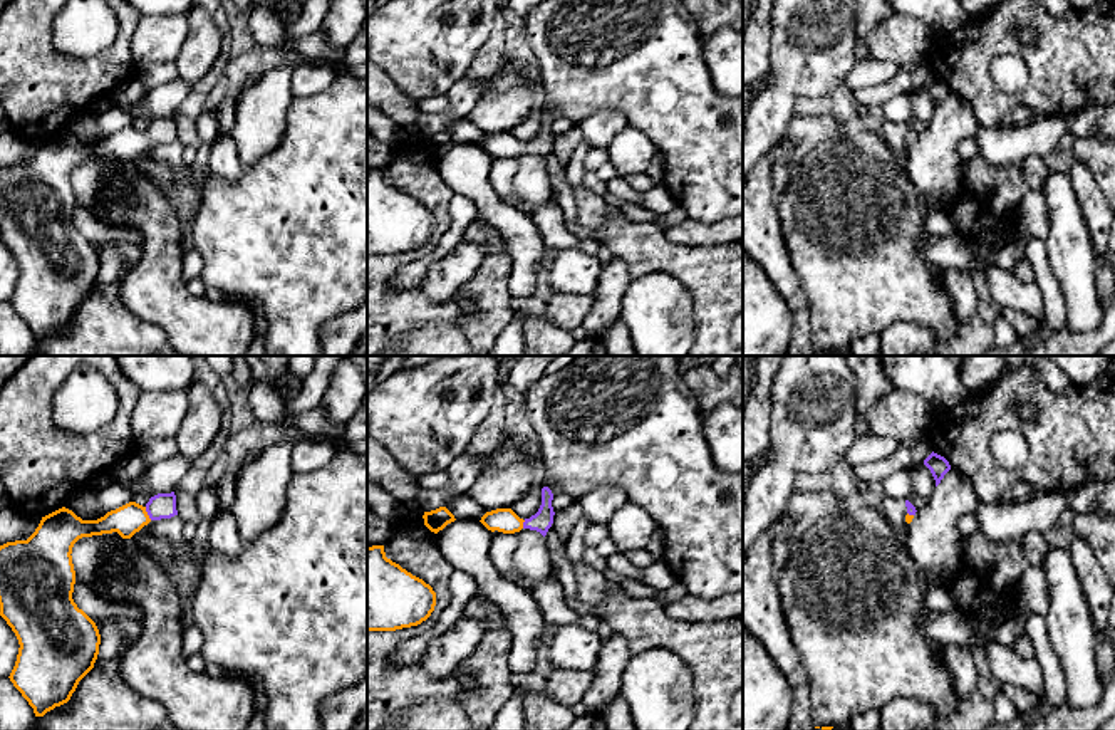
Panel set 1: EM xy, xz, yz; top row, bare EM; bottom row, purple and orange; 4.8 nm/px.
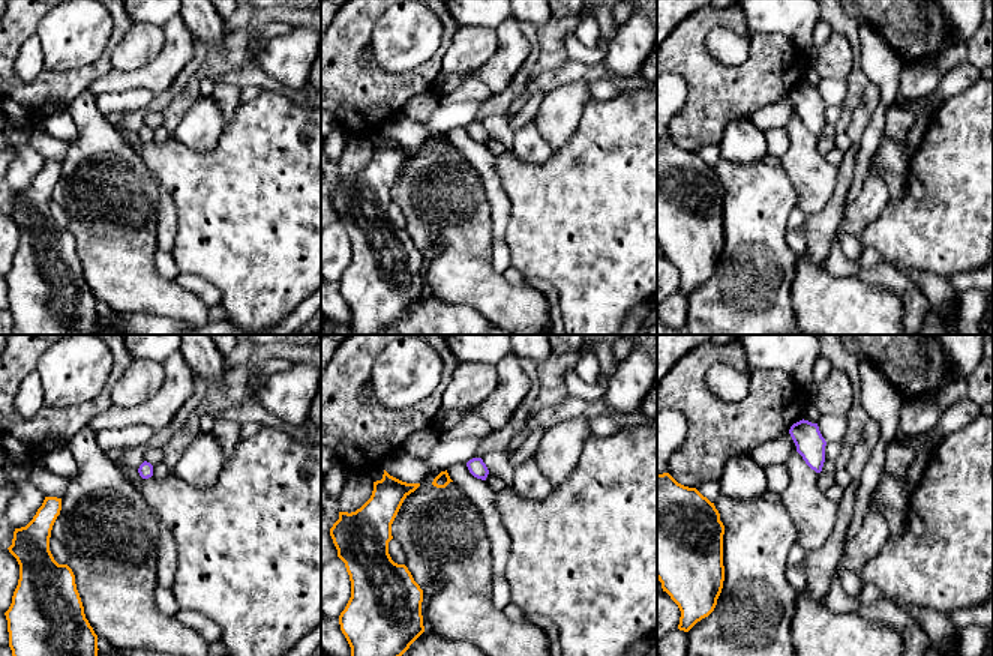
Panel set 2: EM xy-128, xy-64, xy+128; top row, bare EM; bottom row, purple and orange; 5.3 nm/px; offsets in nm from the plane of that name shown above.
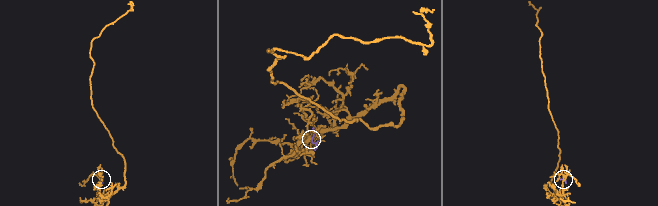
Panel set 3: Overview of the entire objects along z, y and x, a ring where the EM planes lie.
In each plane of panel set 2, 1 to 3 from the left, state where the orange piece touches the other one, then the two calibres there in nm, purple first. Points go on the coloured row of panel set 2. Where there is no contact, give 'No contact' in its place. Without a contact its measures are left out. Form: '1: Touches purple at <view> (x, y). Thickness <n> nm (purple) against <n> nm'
1: No contact
2: No contact
3: No contact

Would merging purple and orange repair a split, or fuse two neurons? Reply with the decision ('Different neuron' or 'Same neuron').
Same neuron

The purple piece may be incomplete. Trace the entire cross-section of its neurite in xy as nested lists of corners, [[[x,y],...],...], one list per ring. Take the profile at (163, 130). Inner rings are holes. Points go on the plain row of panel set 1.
[[[158,117],[143,131],[129,126],[97,144],[82,144],[62,131],[42,141],[27,164],[0,169],[0,240],[18,263],[18,279],[10,305],[34,332],[35,341],[67,327],[79,305],[94,292],[101,258],[96,247],[72,223],[75,195],[72,171],[82,161],[117,156],[131,163],[151,144],[178,139],[176,119]]]

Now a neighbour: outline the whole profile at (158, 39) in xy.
[[[186,15],[141,17],[131,40],[131,54],[141,70],[153,64],[174,62],[189,32]]]

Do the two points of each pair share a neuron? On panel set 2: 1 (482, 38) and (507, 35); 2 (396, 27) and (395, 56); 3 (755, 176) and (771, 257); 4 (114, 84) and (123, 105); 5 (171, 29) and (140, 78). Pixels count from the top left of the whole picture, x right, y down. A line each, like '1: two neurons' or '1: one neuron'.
1: two neurons
2: one neuron
3: one neuron
4: two neurons
5: one neuron

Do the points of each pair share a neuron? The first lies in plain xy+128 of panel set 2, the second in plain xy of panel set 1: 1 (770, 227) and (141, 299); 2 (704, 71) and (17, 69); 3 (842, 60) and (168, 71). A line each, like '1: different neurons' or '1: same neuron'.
1: different neurons
2: same neuron
3: different neurons

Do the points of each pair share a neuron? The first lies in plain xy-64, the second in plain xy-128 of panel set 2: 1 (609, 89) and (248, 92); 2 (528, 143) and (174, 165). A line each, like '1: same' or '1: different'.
1: same
2: different

